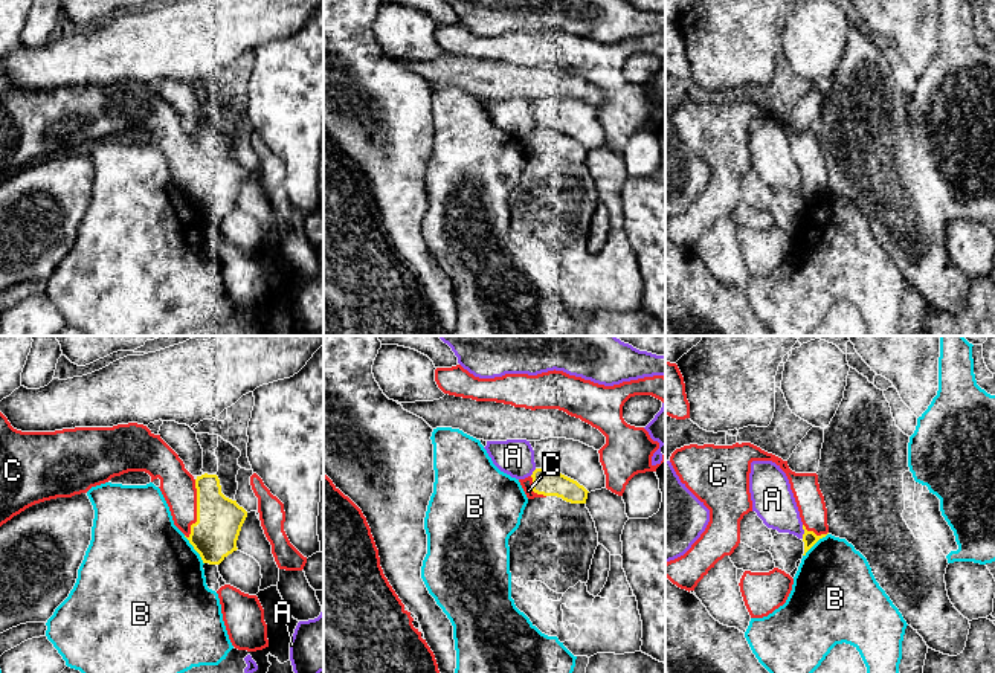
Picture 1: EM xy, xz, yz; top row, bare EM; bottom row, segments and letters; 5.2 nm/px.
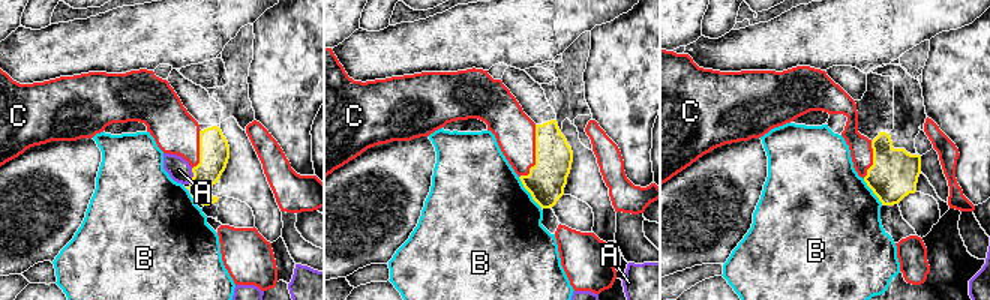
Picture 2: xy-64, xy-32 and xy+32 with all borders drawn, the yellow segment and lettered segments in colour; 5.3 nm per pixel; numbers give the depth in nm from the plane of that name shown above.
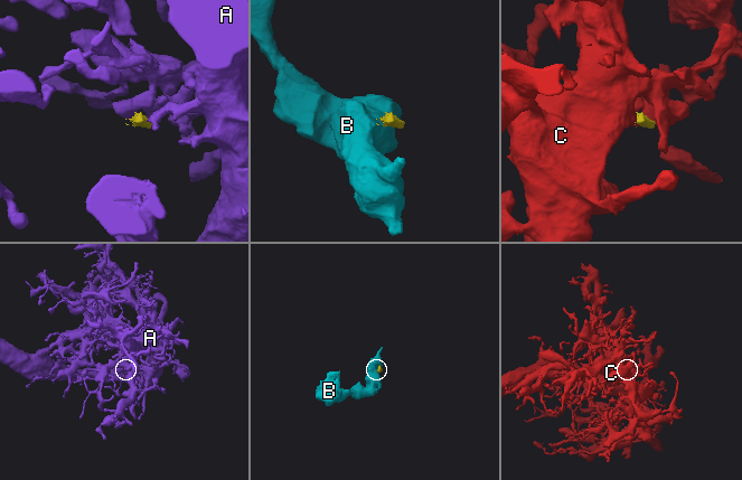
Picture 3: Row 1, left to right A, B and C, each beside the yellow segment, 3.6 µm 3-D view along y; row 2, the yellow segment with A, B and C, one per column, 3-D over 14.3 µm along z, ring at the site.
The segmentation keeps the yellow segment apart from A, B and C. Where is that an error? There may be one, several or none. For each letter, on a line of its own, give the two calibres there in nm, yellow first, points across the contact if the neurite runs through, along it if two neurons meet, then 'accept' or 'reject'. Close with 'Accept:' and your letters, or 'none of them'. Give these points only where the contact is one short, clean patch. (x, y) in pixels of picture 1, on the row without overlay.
A: 80 nm thick on the yellow side, 220 nm on the other; border along yz (801, 183), (803, 196); reject
B: 240 nm thick on the yellow side, 500 nm on the other; border along xy (183, 194), (203, 222); reject
C: 240 nm thick on the yellow side, 190 nm on the other; runs through xy (214, 194), (212, 182), (197, 167), (177, 144); accept
Accept: C

